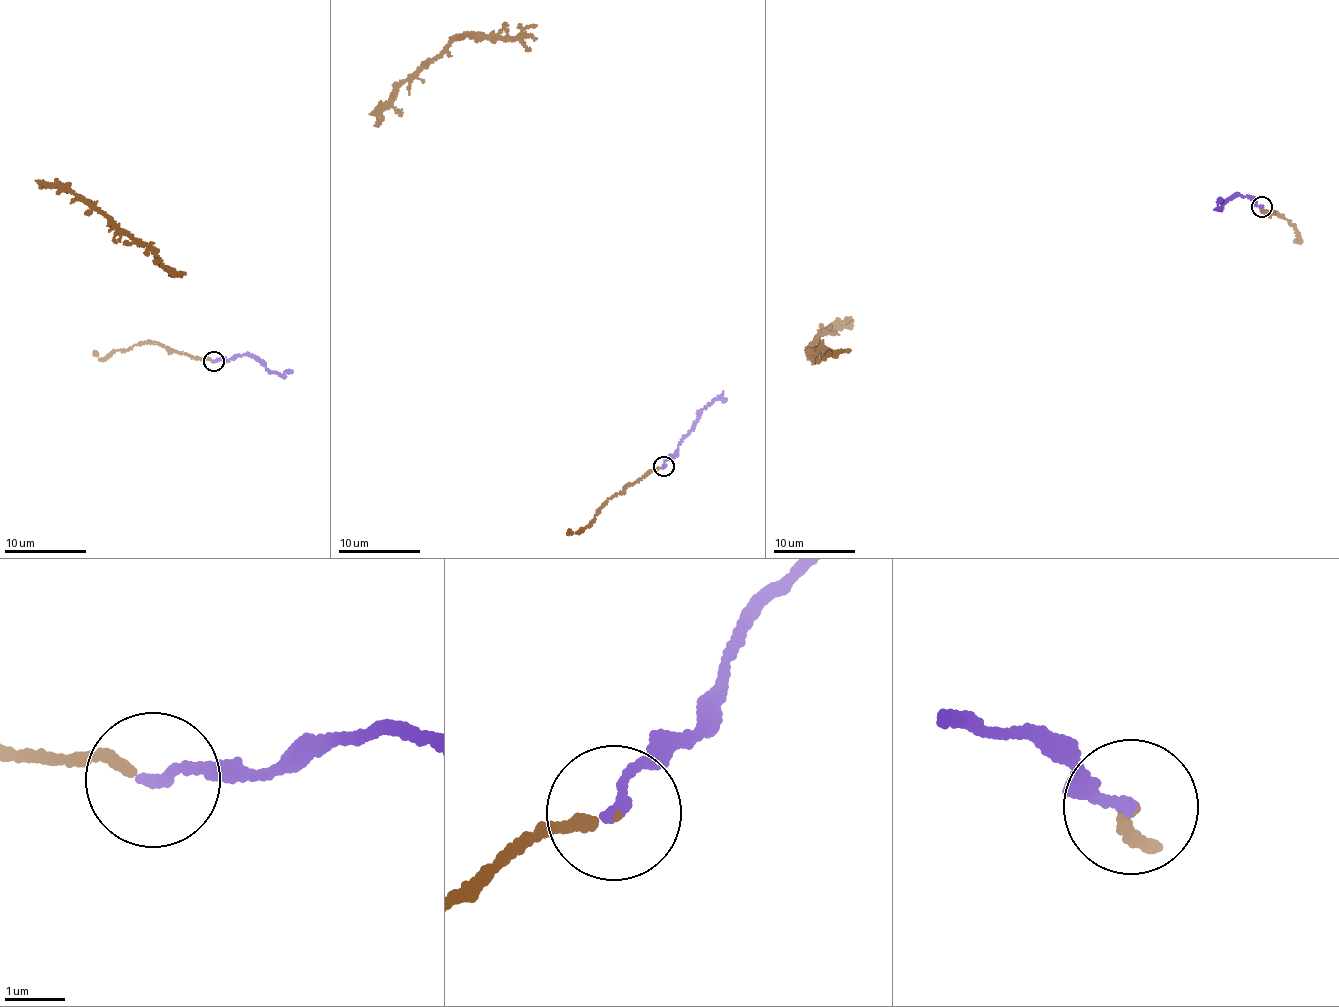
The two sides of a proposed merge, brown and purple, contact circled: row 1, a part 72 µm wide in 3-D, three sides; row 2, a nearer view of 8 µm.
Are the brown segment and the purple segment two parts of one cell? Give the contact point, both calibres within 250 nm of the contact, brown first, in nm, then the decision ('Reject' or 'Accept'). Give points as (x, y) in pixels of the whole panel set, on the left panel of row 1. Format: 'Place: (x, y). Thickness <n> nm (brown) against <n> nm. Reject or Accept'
Place: (214, 361). Thickness 160 nm (brown) against 170 nm. Accept

